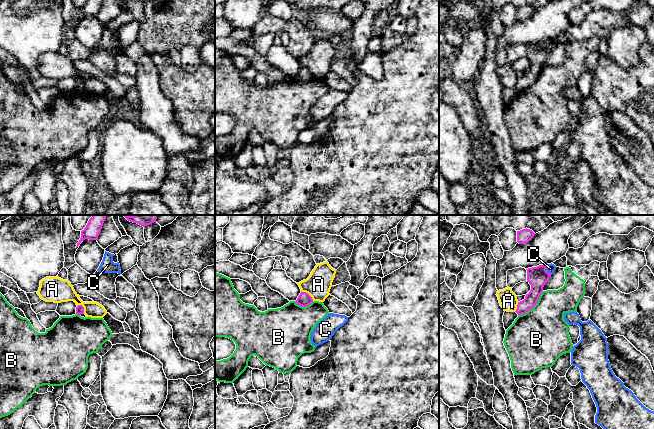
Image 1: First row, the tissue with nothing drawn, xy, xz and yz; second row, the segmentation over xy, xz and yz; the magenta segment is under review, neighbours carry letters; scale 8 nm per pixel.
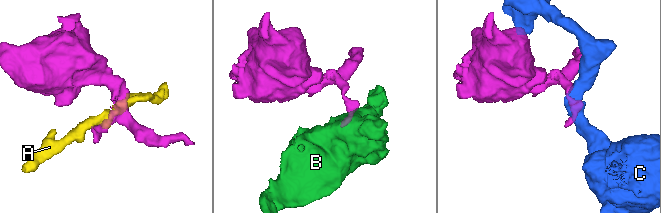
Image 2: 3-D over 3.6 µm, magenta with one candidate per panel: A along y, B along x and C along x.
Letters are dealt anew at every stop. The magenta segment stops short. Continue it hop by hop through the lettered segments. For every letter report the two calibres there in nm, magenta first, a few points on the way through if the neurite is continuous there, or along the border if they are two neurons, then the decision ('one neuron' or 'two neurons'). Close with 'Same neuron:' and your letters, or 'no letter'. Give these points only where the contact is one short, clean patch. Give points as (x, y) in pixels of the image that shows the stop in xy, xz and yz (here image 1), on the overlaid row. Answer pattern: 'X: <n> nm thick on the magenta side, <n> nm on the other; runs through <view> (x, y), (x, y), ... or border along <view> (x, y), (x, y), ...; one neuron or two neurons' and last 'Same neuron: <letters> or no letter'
A: 110 nm thick on the magenta side, 200 nm on the other; border along xz (301, 290), (305, 291), (313, 300); two neurons
B: 160 nm thick on the magenta side, 440 nm on the other; border along yz (543, 291), (538, 301), (530, 309), (518, 315); two neurons
C: 160 nm thick on the magenta side, 80 nm on the other; border along yz (546, 264), (546, 270), (551, 274); two neurons
Same neuron: no letter

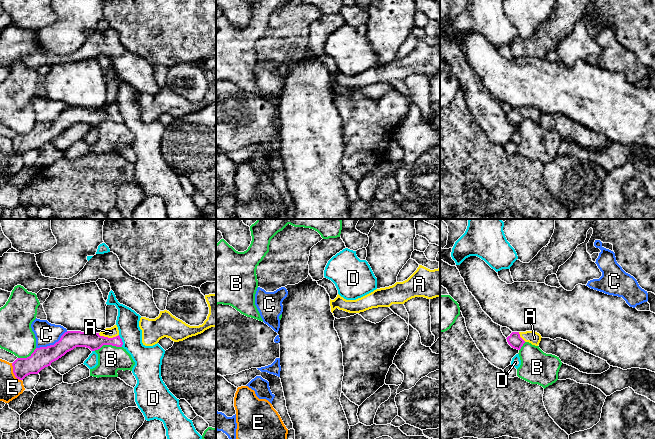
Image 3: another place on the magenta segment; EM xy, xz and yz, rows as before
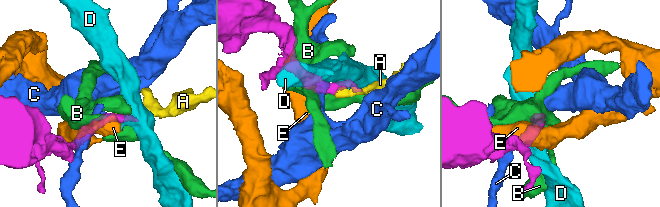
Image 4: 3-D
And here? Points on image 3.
A: 140 nm thick on the magenta side, 80 nm on the other; runs through xy (93, 341), (107, 337), (111, 332); one neuron
B: 140 nm thick on the magenta side, 200 nm on the other; two neurons
C: 170 nm thick on the magenta side, 190 nm on the other; two neurons
D: 140 nm thick on the magenta side, 200 nm on the other; border along xy (118, 335), (122, 346); two neurons
E: 160 nm thick on the magenta side, 180 nm on the other; two neurons
Same neuron: A

